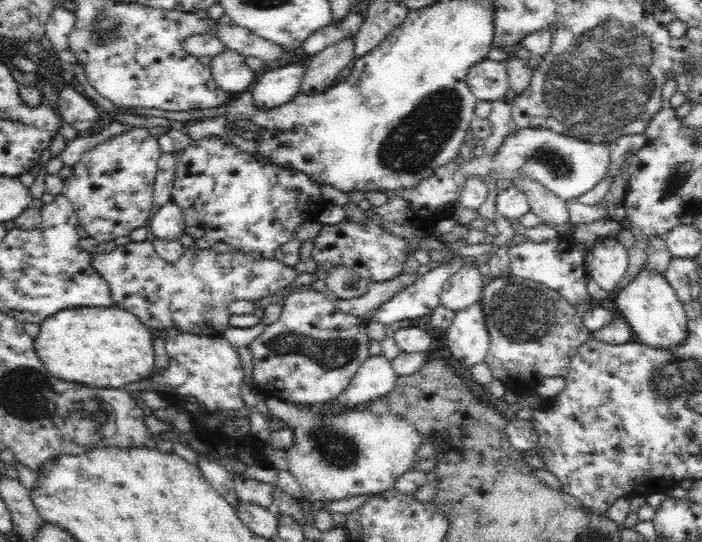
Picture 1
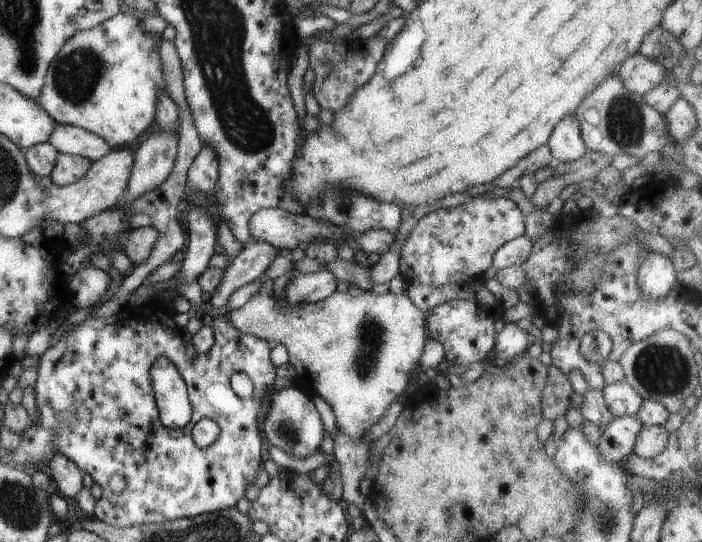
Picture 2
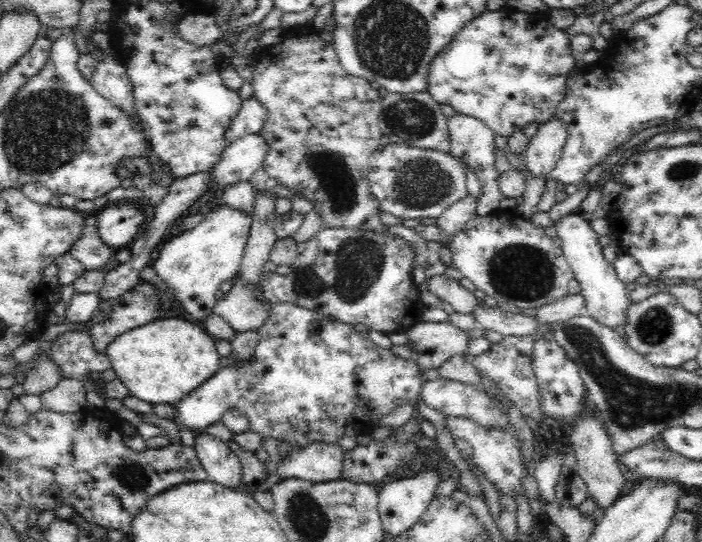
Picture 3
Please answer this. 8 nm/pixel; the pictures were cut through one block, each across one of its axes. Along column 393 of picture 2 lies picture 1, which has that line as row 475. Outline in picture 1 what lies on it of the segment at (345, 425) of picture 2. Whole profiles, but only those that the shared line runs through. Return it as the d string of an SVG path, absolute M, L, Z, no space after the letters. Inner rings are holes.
M264 397L262 400L268 412L293 431L295 442L288 455L288 470L302 487L304 498L311 503L316 500L340 501L359 494L379 495L394 489L394 481L412 470L412 465L418 461L415 451L424 441L401 416L376 416L366 408L365 411L358 412L356 409L338 410L337 415L326 417L313 407L298 406L272 397Z

